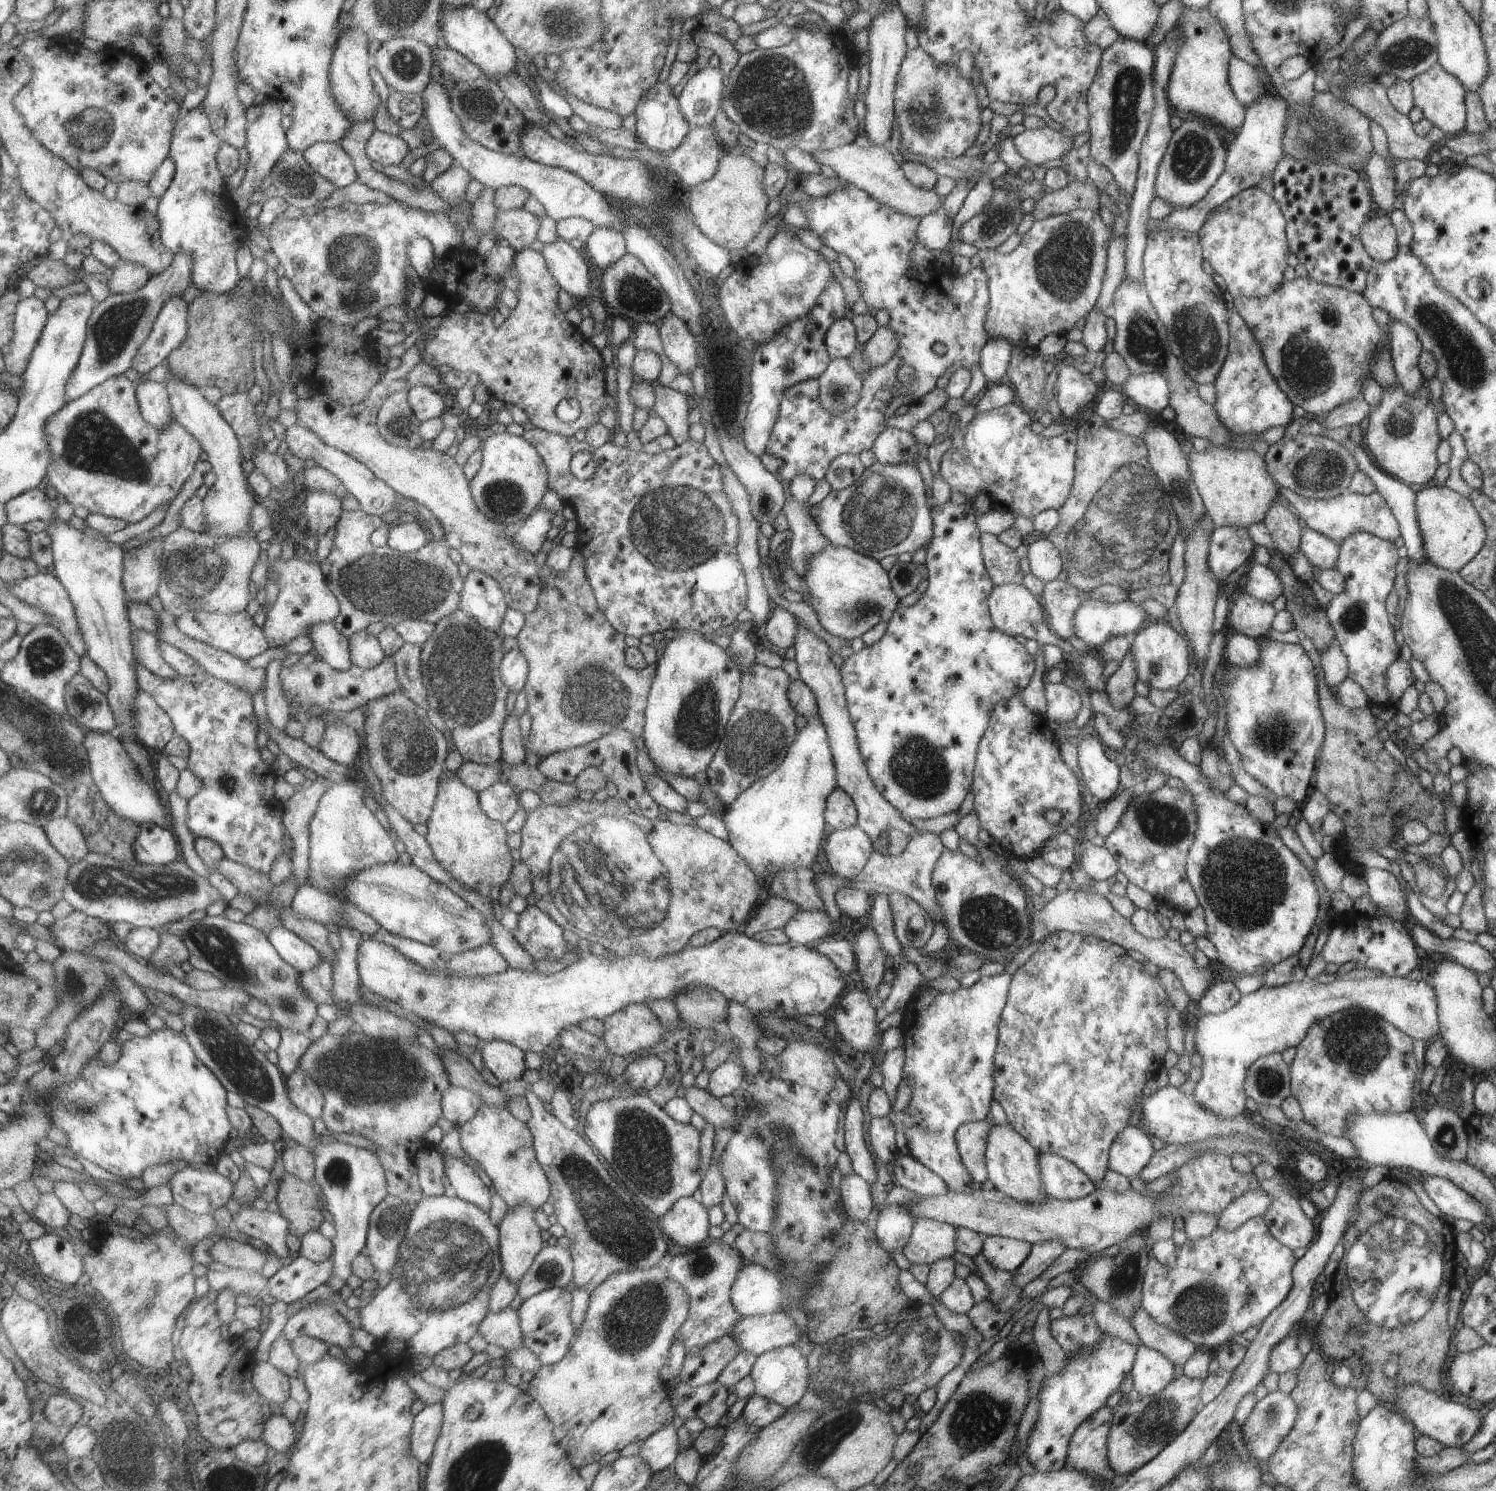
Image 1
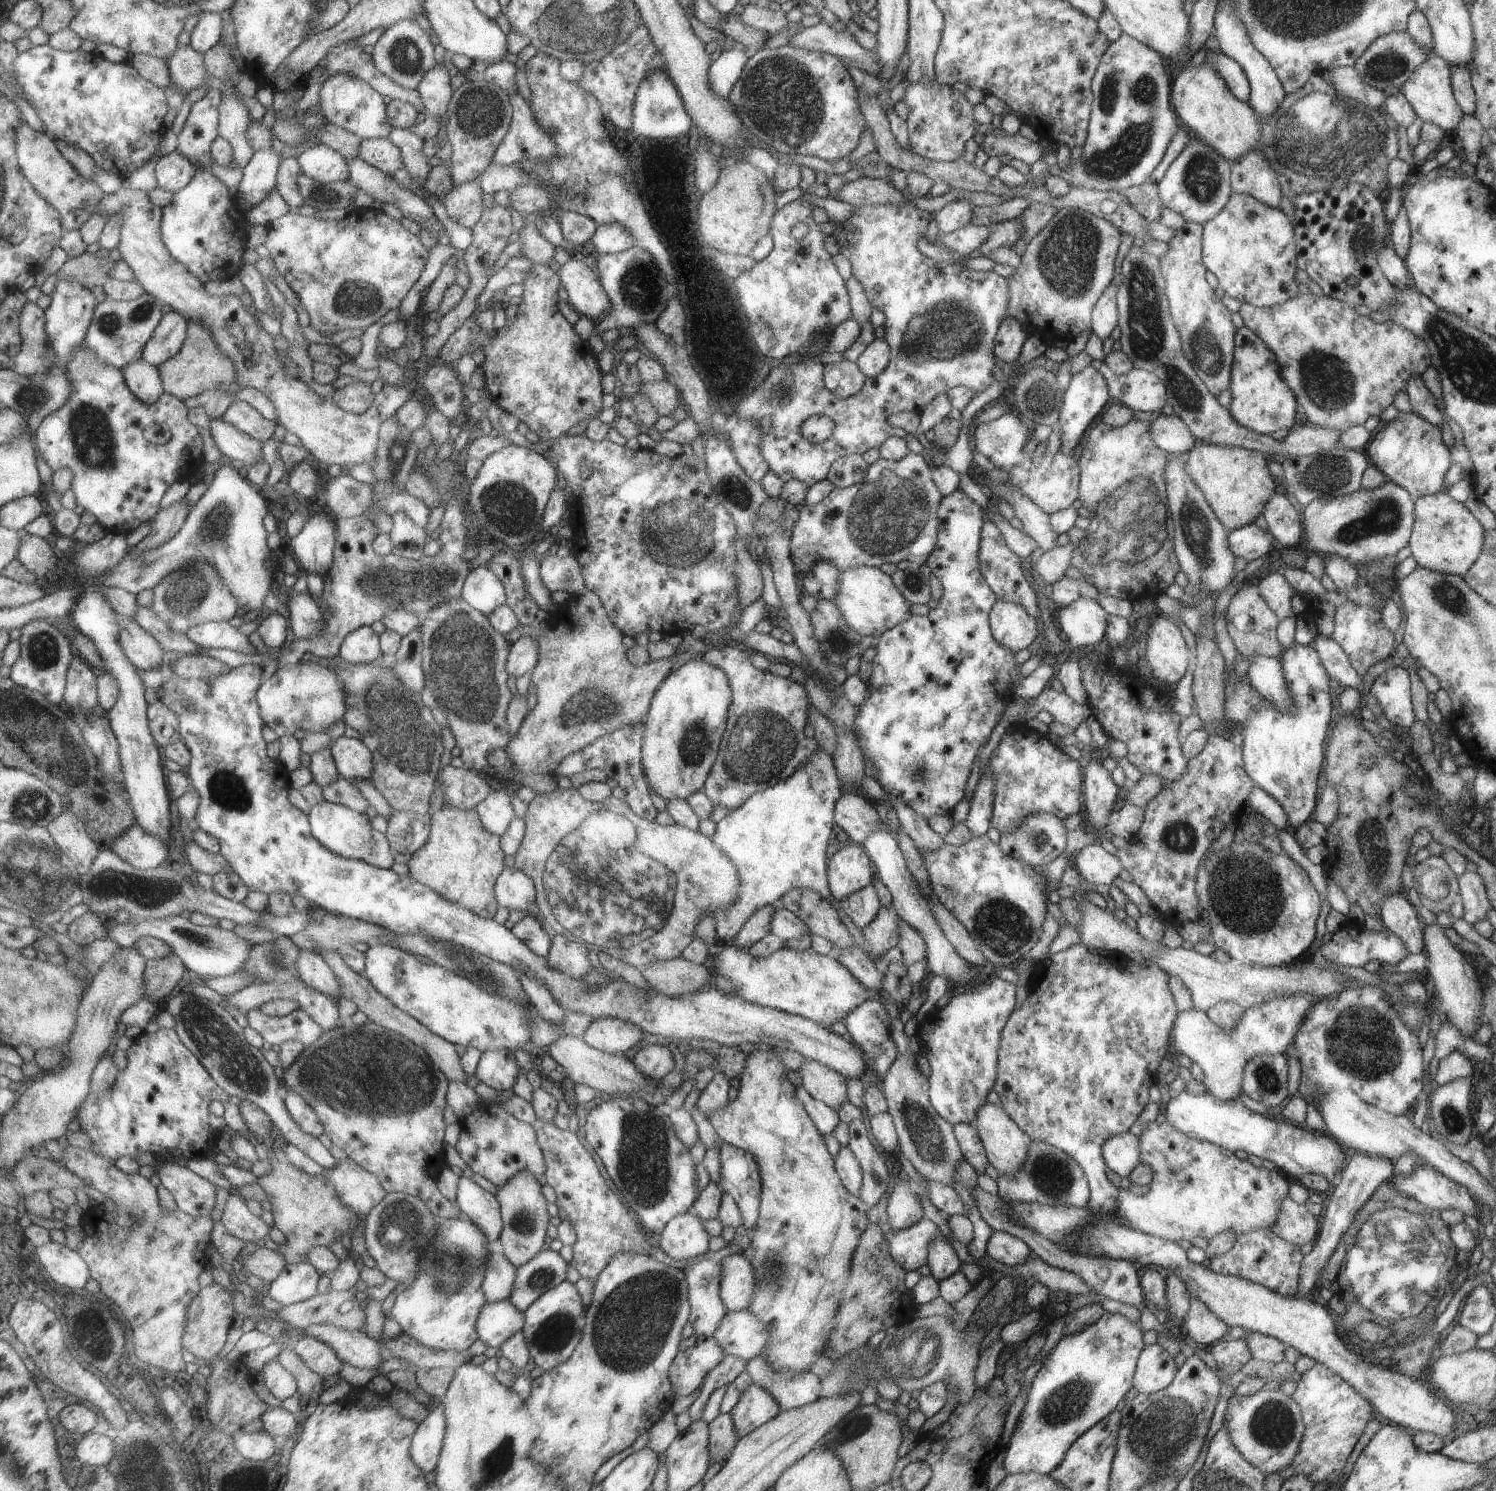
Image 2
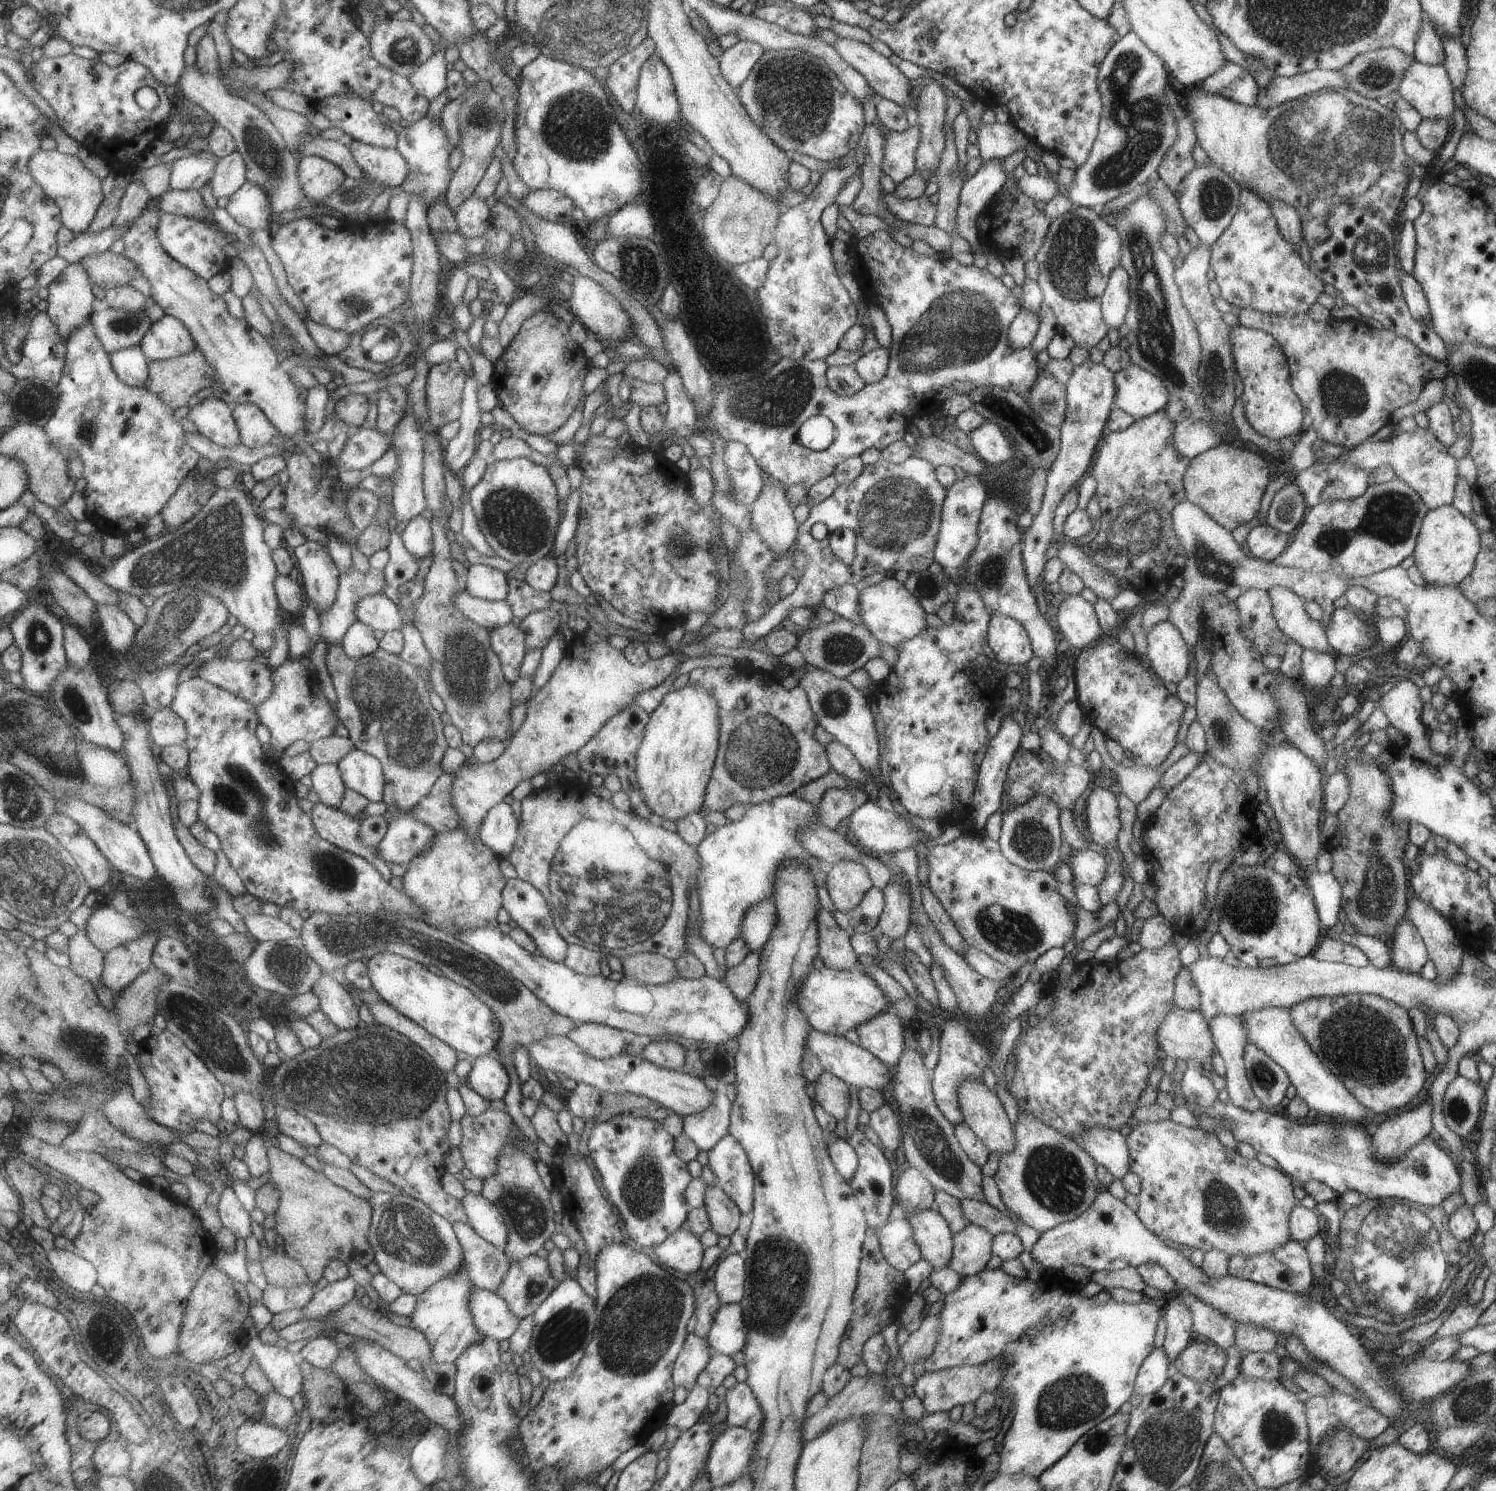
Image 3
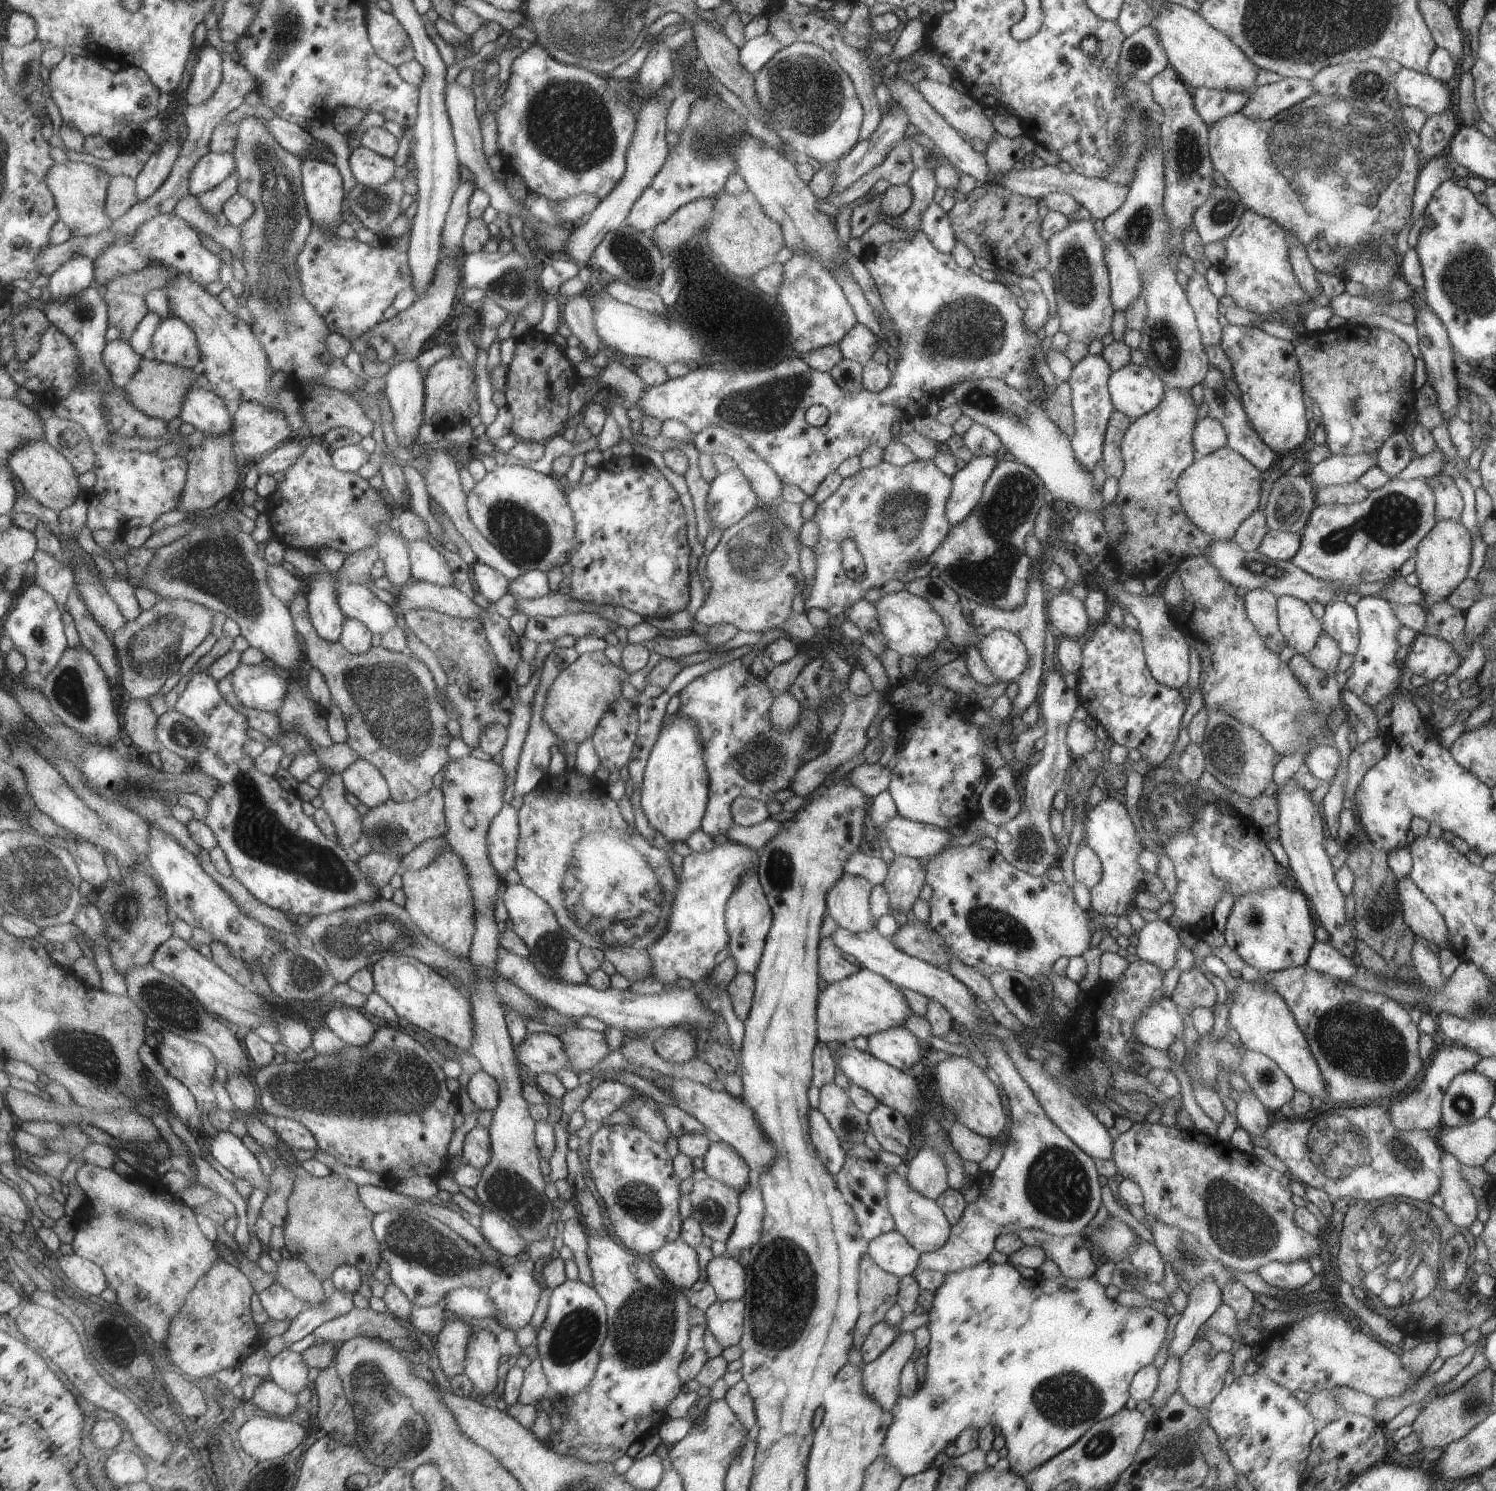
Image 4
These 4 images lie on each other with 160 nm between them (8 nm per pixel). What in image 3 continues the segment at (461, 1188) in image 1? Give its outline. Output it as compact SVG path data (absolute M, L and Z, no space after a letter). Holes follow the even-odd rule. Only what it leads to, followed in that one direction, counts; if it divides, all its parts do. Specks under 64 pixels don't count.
M467 1192L463 1205L475 1231L490 1244L505 1251L509 1242L509 1228L499 1208L482 1193L472 1192Z

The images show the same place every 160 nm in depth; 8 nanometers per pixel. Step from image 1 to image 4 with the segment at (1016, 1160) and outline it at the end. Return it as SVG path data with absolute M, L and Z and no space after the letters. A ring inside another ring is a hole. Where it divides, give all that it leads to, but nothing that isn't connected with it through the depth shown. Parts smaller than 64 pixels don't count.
M950 1055L942 1062L936 1062L933 1069L941 1102L956 1121L991 1142L998 1138L1005 1126L1005 1116L995 1079L984 1073L969 1057Z

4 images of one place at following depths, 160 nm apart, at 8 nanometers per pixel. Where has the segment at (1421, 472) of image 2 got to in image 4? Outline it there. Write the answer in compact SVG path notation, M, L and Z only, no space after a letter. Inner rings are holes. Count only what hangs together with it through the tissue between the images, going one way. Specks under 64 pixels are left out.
M1377 452L1365 454L1332 455L1312 466L1307 478L1313 489L1317 486L1334 486L1357 481L1376 465ZM1442 471L1439 474L1435 474L1435 476L1427 476L1423 480L1427 482L1427 486L1433 492L1435 521L1451 518L1455 522L1460 522L1459 518L1461 518L1461 512L1463 511L1463 502L1461 494L1457 486L1455 486L1457 480L1447 476Z

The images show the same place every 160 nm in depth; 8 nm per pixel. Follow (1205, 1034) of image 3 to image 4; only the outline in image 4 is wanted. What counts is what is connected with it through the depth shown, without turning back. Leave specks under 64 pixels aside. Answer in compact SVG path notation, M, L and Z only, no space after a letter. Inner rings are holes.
M1159 998L1149 1004L1149 1008L1141 1010L1137 1022L1133 1022L1133 1034L1141 1045L1165 1051L1185 1028L1181 1014L1170 998Z

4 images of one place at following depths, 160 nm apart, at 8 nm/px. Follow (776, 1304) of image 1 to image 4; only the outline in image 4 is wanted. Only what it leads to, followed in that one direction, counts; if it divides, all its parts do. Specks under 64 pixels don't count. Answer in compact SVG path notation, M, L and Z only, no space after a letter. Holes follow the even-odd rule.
M726 1254L713 1257L707 1264L705 1276L719 1301L742 1299L745 1292L744 1268L737 1259Z

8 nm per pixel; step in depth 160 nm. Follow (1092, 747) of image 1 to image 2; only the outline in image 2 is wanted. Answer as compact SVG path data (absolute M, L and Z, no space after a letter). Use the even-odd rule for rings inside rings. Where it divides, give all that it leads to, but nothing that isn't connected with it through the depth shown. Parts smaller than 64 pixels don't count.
M1094 755L1081 770L1084 810L1098 834L1103 831L1109 820L1109 813L1115 804L1118 788L1111 780L1111 774L1103 768Z

